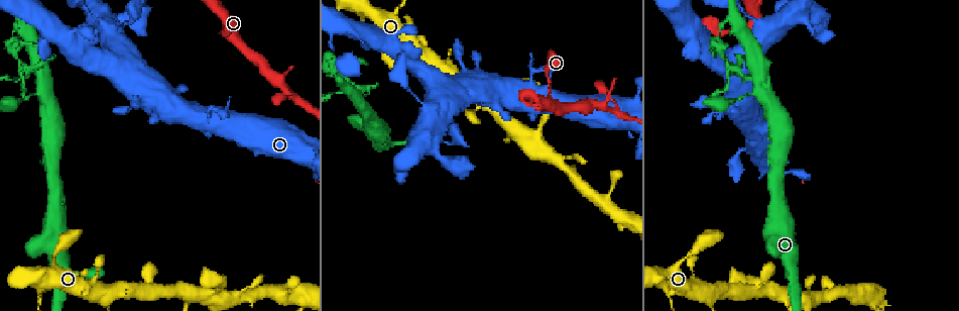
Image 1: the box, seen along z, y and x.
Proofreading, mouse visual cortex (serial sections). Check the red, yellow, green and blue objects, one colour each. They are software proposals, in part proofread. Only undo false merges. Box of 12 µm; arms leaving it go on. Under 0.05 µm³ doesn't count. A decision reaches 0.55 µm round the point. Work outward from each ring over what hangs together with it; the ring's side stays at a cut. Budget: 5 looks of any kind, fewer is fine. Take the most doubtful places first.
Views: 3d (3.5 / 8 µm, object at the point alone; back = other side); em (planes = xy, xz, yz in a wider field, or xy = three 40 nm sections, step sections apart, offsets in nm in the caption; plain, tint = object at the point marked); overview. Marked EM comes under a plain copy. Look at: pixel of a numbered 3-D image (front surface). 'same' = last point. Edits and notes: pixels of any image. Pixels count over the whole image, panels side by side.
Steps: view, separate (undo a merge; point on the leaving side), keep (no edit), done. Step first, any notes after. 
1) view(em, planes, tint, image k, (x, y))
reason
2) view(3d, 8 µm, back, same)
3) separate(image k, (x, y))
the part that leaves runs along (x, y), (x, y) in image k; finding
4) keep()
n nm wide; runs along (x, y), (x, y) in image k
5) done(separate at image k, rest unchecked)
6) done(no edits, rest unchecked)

view(3d, 3.5 µm, image 1, (720, 34))
thin neck

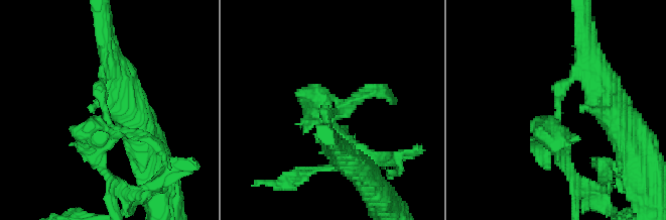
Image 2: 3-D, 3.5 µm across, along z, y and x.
view(em, xy, step 1, tint, image 2, (104, 111))

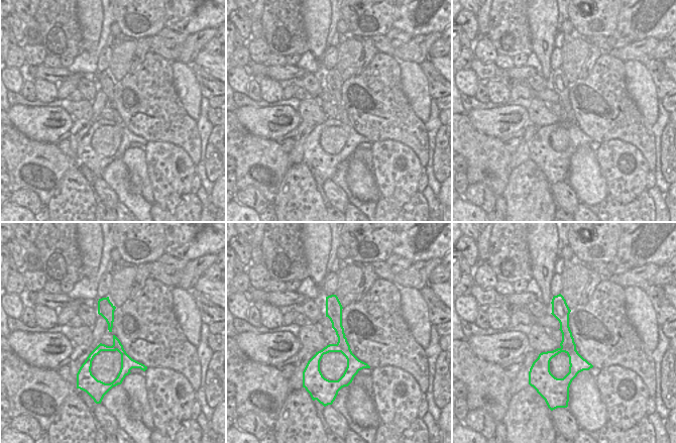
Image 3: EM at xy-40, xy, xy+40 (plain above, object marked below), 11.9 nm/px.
separate(image 2, (564, 148))
the part that leaves runs along (622, 187), (585, 190), (575, 209) in image 2; a second cell is stuck on

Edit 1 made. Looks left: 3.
view(overview)
redraw

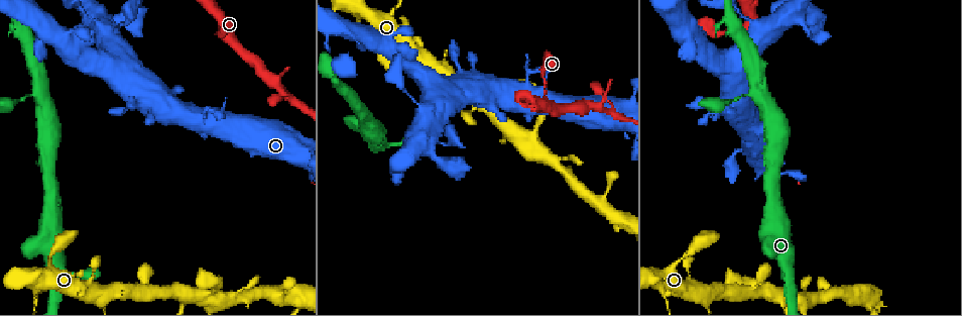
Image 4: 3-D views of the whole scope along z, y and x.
view(3d, 3.5 µm, image 4, (286, 93))
abrupt turn

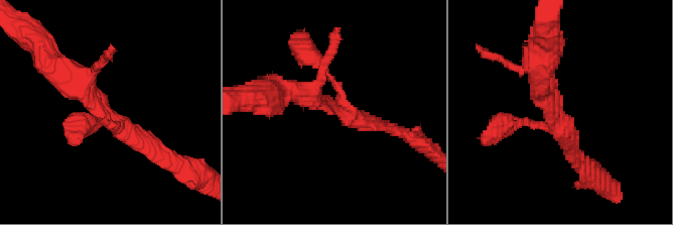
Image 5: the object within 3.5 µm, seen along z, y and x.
view(em, xy, step 3, tint, image 5, (333, 106))
3 arms; arms of 150, 250, 350 nm; need the tissue

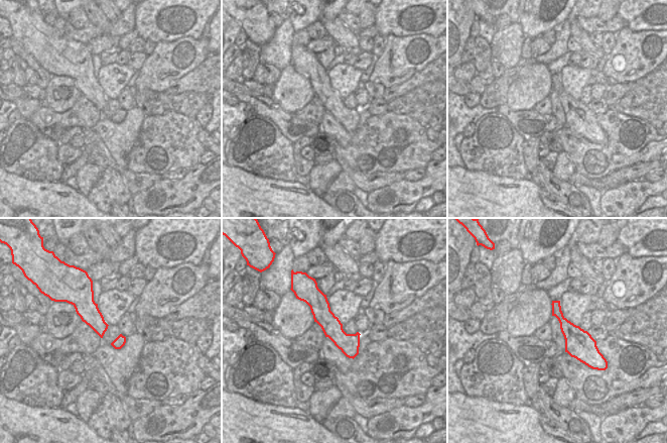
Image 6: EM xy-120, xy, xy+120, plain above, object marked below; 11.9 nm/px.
keep()
260 nm wide; runs along (312, 294), (352, 355) in image 6; one cell here

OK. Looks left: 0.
done(separate at image 2, rest unchecked)

